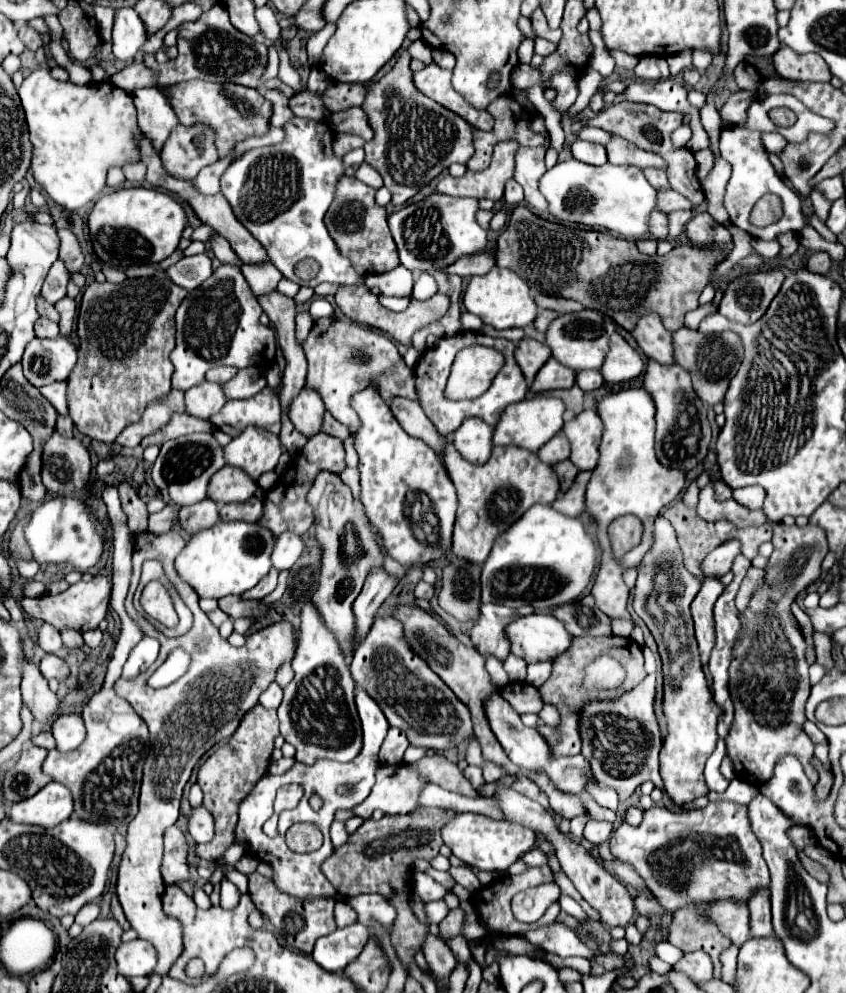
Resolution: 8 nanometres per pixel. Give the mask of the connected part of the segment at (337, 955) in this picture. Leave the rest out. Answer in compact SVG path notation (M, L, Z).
M353 923L343 929L335 929L333 933L321 937L315 943L313 959L331 973L341 973L365 947L369 939L369 929L361 923Z

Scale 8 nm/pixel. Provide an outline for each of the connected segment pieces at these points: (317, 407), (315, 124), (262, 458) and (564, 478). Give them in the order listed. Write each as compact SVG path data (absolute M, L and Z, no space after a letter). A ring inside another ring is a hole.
M301 389L299 395L289 405L289 419L301 433L309 437L319 433L323 413L325 413L323 399L313 389Z
M293 117L283 125L283 131L285 139L279 145L249 149L231 161L221 177L221 193L231 203L235 217L267 249L271 263L283 277L309 287L323 281L355 287L361 277L355 275L351 261L339 253L323 223L335 197L335 185L345 175L343 159L333 153L333 129L325 121ZM307 257L319 263L319 273L311 281L299 281L295 265Z
M247 427L225 449L225 459L233 467L245 469L253 479L261 473L275 469L283 447L277 435L267 429Z
M565 459L565 461L561 461L561 463L557 463L555 467L555 473L559 475L559 483L561 483L561 493L565 493L571 485L573 485L573 481L575 481L575 477L577 477L577 473L579 473L579 469L569 461L569 459Z

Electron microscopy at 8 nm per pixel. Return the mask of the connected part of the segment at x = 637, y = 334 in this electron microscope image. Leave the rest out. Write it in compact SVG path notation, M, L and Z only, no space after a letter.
M649 313L643 317L643 321L637 323L633 331L635 341L639 343L641 351L661 363L661 365L673 365L675 361L675 351L673 351L673 335L663 327L661 319L655 313Z

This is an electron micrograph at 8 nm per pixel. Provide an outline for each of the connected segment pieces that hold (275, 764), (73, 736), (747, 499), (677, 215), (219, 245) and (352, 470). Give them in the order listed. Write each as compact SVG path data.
M281 757L279 761L271 761L269 773L273 773L273 775L283 775L283 773L287 773L287 771L293 767L293 763L295 763L295 759L287 759L287 757Z
M61 715L59 721L55 721L53 725L53 737L57 741L59 751L73 751L75 747L79 747L85 739L85 725L81 715Z
M743 487L733 491L733 499L749 509L759 509L765 501L765 489L763 487Z
M673 211L669 213L669 237L677 237L685 231L685 225L687 221L691 219L689 211L687 213L681 213L681 211Z
M213 235L211 239L211 249L215 253L215 257L221 261L221 263L231 263L235 267L241 267L243 263L239 261L239 257L235 255L235 251L231 249L231 245L221 237L221 235Z
M347 467L343 473L341 473L341 479L351 487L353 491L353 497L359 501L359 493L361 493L361 487L359 487L359 471L357 467Z

